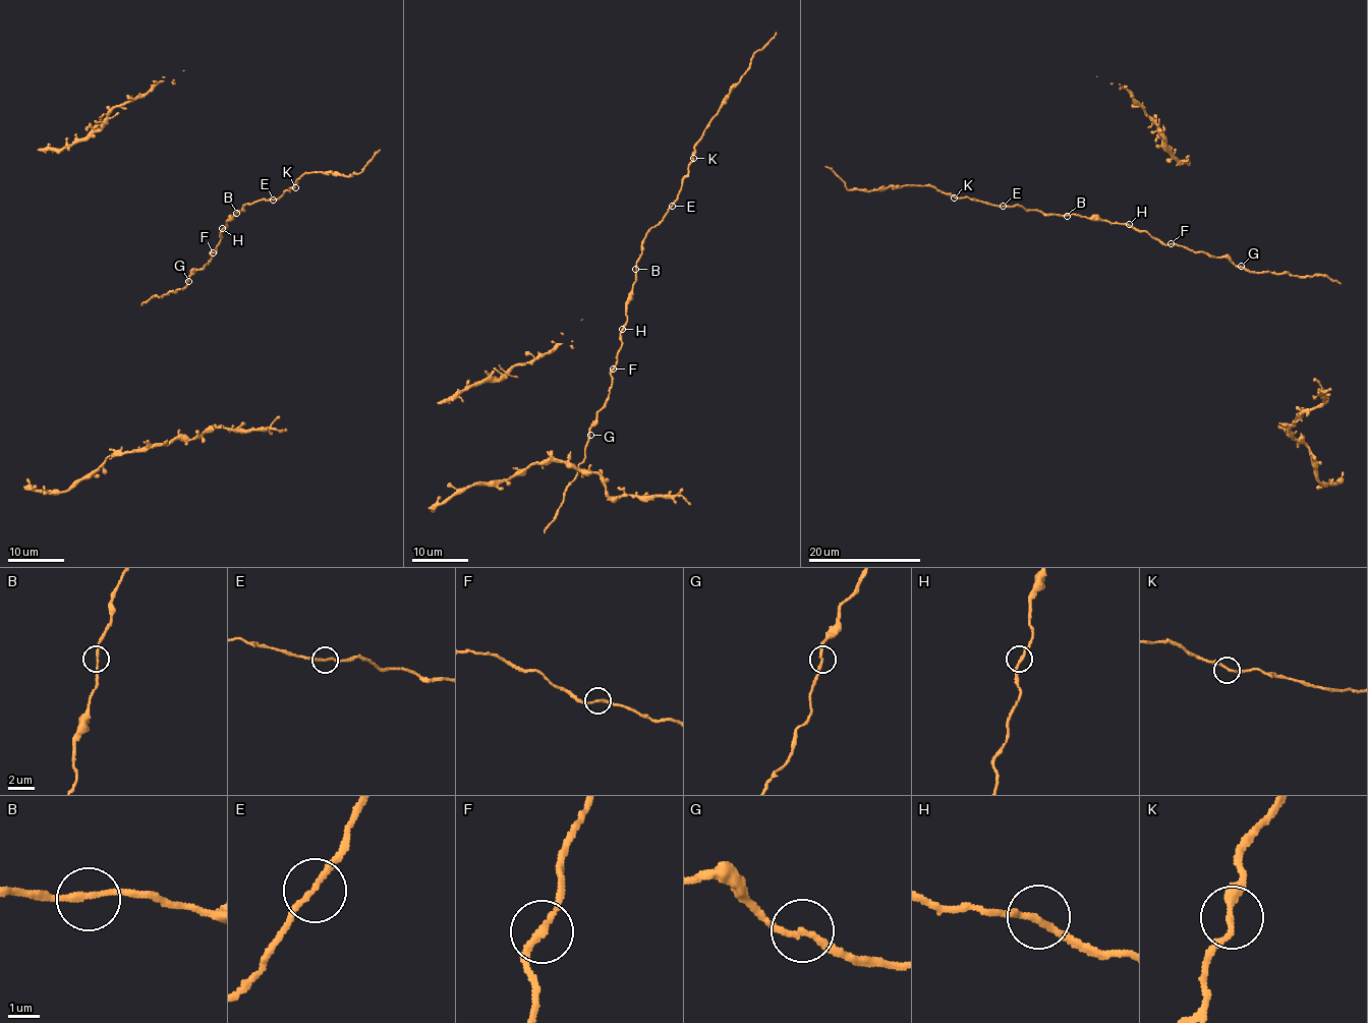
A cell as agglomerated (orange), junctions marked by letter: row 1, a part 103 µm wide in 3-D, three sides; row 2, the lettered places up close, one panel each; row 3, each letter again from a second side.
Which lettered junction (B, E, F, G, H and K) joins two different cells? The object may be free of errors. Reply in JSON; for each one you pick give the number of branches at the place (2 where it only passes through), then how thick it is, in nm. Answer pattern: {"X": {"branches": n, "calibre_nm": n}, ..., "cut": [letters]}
{"cut": []}

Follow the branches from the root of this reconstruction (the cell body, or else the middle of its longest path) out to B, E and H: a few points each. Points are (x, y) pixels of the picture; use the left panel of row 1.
B: (209, 263), (210, 252), (216, 253), (221, 239), (220, 233), (236, 213)
E: (209, 263), (210, 252), (216, 253), (221, 239), (220, 233), (236, 211), (262, 199), (273, 200)
H: (209, 263), (210, 252), (216, 253), (221, 239), (222, 228)

